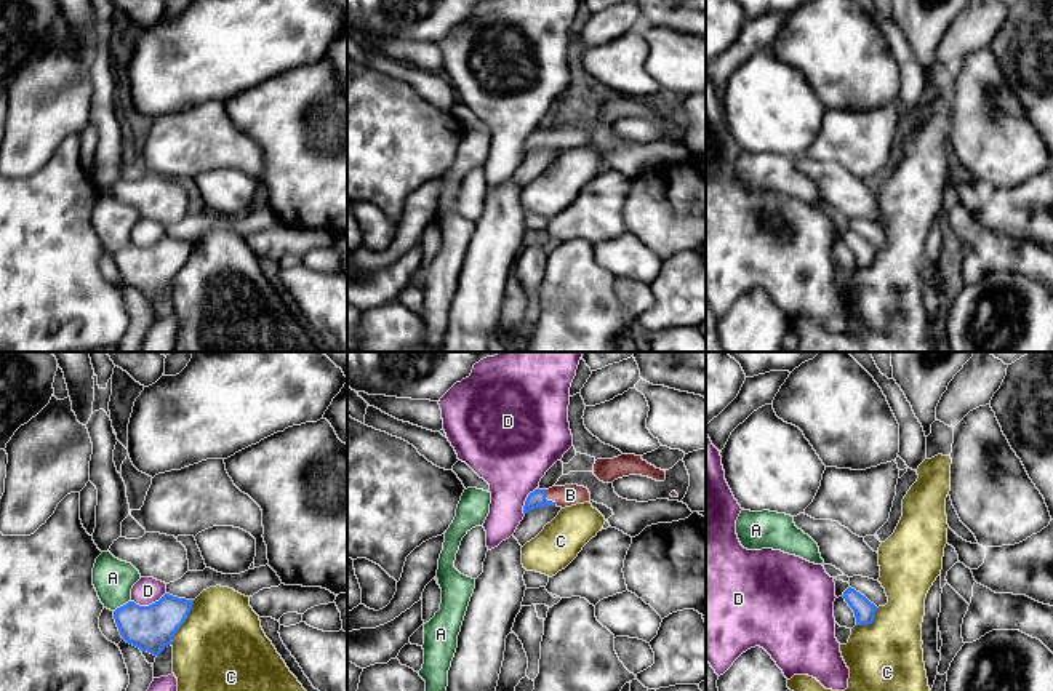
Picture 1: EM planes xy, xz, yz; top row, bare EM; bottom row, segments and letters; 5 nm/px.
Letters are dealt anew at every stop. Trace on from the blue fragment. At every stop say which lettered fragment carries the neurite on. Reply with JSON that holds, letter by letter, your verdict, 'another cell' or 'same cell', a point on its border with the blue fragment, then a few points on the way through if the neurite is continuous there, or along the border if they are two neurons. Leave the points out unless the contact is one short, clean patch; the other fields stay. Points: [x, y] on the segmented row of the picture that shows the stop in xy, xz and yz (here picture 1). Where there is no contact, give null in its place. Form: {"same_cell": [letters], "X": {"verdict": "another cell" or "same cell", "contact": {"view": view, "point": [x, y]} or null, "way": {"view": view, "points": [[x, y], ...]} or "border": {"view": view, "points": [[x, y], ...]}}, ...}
{"same_cell": ["B"], "A": {"verdict": "another cell", "contact": {"view": "xy", "point": [124, 605]}, "border": {"view": "xy", "points": [[130, 600], [114, 611]]}}, "B": {"verdict": "same cell", "contact": {"view": "xz", "point": [546, 499]}, "way": {"view": "xz", "points": [[535, 499], [546, 499], [570, 495]]}}, "C": {"verdict": "another cell", "contact": {"view": "xy", "point": [183, 623]}}, "D": {"verdict": "another cell", "contact": {"view": "xy", "point": [149, 605]}, "border": {"view": "xy", "points": [[165, 592], [148, 605], [132, 602]]}}}

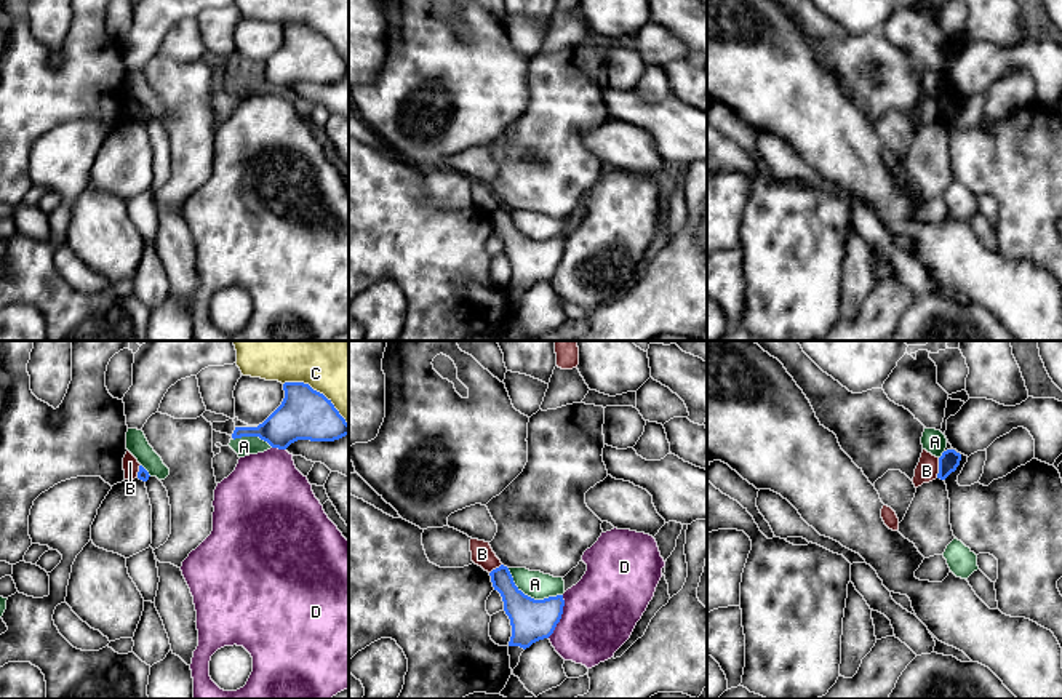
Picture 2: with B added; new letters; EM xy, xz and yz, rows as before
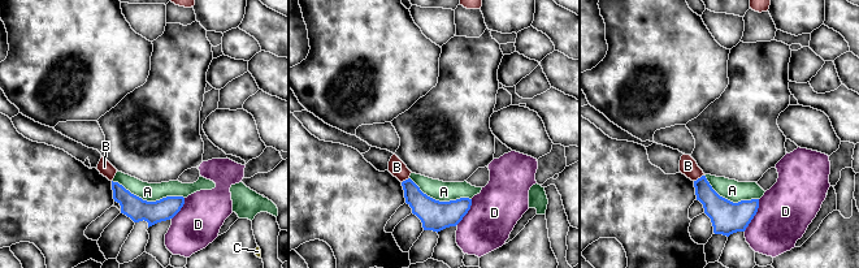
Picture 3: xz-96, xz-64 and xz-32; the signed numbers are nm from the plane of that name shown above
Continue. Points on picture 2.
{"same_cell": [], "A": {"verdict": "another cell", "contact": {"view": "xz", "point": [530, 597]}}, "B": {"verdict": "another cell", "contact": {"view": "yz", "point": [939, 467]}, "border": {"view": "yz", "points": [[939, 458], [936, 477]]}}, "C": {"verdict": "another cell", "contact": {"view": "xy", "point": [319, 392]}}, "D": {"verdict": "another cell", "contact": {"view": "xz", "point": [560, 616]}}}

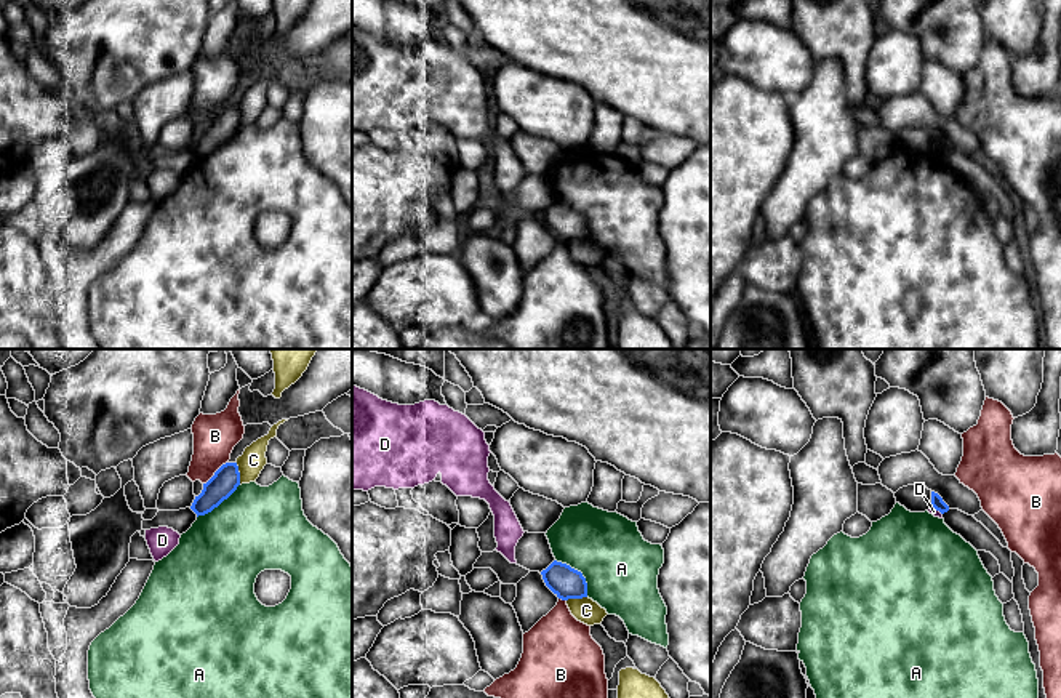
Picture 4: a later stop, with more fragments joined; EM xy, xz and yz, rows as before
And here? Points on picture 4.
{"same_cell": [], "A": {"verdict": "another cell", "contact": {"view": "xz", "point": [580, 572]}, "border": {"view": "xz", "points": [[556, 559], [581, 573], [588, 596]]}}, "B": {"verdict": "another cell", "contact": {"view": "xy", "point": [215, 473]}}, "C": {"verdict": "another cell", "contact": {"view": "xy", "point": [239, 474]}, "border": {"view": "xy", "points": [[236, 463], [240, 473], [240, 484]]}}, "D": {"verdict": "another cell", "contact": {"view": "yz", "point": [936, 509]}, "border": {"view": "yz", "points": [[930, 506], [941, 514]]}}}

